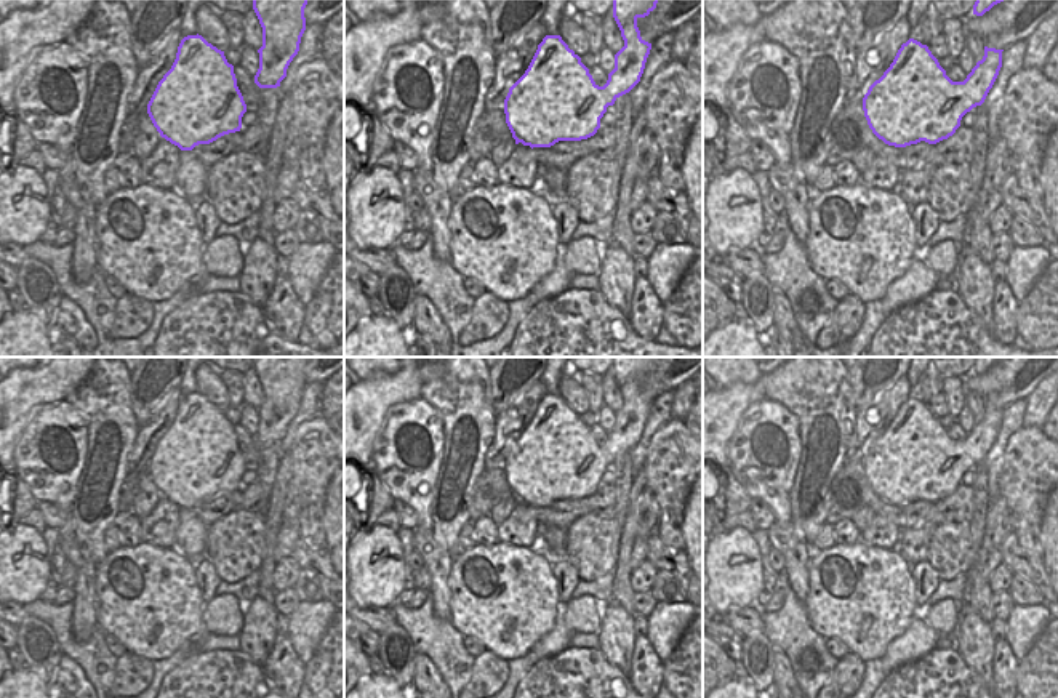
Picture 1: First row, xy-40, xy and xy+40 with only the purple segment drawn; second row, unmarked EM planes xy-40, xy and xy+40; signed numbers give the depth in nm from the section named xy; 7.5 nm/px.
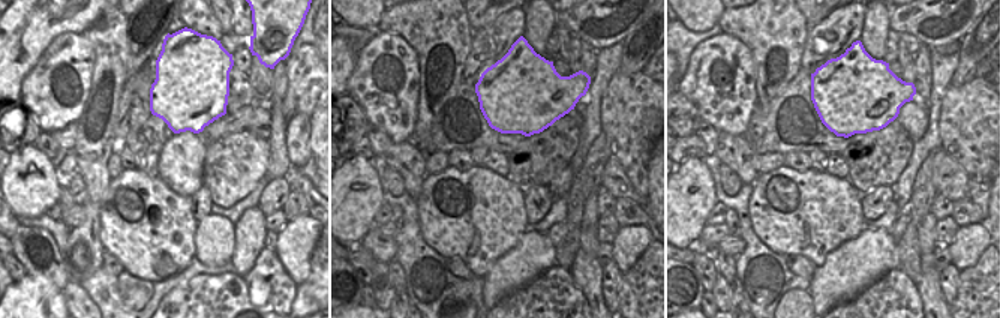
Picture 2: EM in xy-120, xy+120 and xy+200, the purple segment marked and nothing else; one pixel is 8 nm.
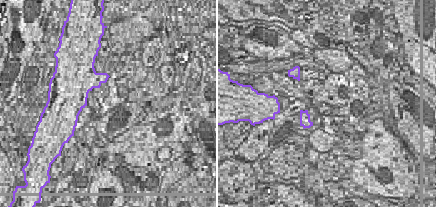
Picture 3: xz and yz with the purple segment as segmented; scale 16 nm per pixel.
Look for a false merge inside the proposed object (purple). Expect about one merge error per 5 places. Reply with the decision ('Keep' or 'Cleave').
Keep.

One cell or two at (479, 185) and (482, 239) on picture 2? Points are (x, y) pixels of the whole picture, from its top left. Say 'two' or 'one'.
one

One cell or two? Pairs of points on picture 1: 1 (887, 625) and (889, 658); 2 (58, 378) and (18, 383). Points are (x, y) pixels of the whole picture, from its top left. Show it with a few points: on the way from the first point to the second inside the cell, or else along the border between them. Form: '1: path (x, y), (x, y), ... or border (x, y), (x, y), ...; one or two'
1: border (914, 617), (889, 644), (881, 658); two
2: path (48, 381), (28, 381); one

